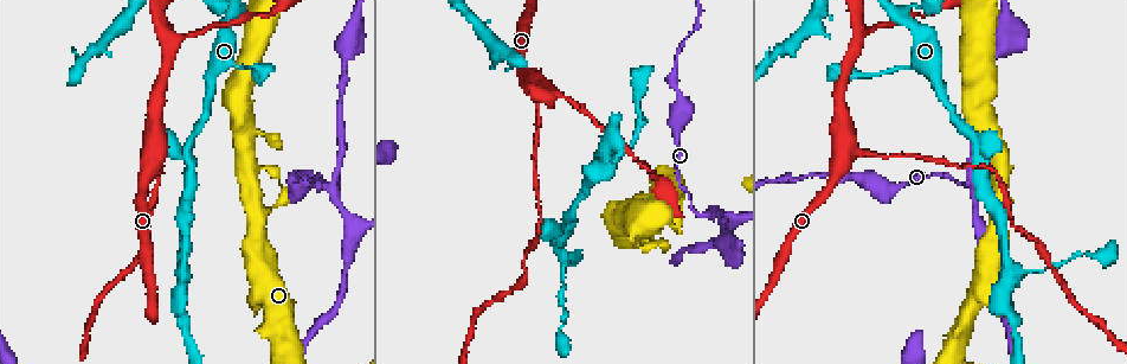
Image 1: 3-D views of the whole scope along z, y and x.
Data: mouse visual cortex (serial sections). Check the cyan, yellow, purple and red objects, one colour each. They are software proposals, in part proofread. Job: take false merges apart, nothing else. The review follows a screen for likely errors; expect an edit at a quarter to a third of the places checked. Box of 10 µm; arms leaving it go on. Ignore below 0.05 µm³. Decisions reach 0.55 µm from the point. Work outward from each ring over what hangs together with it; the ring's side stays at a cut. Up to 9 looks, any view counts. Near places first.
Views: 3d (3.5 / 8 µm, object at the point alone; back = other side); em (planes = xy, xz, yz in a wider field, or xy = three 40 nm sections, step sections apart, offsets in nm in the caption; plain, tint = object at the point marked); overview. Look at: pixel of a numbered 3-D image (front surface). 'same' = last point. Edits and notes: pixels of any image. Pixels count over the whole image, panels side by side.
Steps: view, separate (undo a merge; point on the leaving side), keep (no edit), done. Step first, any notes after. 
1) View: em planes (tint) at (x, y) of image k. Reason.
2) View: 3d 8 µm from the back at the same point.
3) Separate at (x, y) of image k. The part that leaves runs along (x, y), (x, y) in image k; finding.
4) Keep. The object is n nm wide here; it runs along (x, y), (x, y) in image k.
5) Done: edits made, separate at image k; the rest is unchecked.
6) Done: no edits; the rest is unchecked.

View: 3d 8 µm at (326, 185) of image 1. Three-way junction.

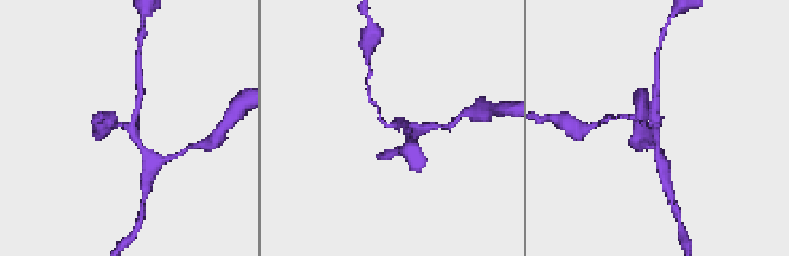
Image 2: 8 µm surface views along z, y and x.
View: 3d 3.5 µm at the same point.

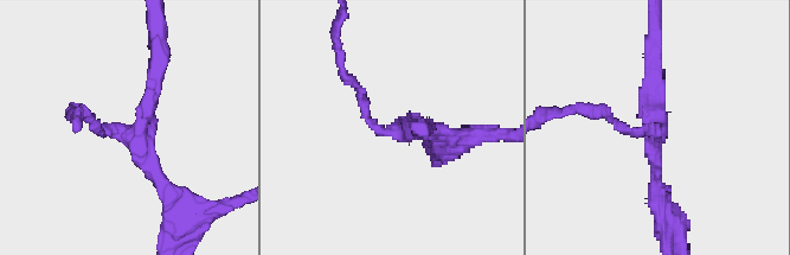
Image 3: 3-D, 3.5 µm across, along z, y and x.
View: em xy step 1 (tint) at (132, 134) of image 3. 3 arms meet here; the arms are 150, 150, 200 nm wide.

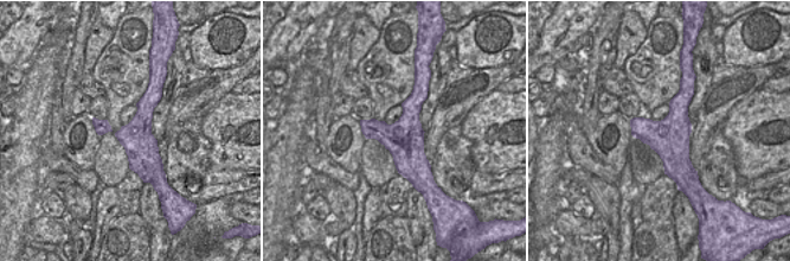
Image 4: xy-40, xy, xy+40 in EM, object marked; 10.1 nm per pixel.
Keep. Continuous, no second cell.

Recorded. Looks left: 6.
View: 3d 3.5 µm at (181, 263) of image 1.

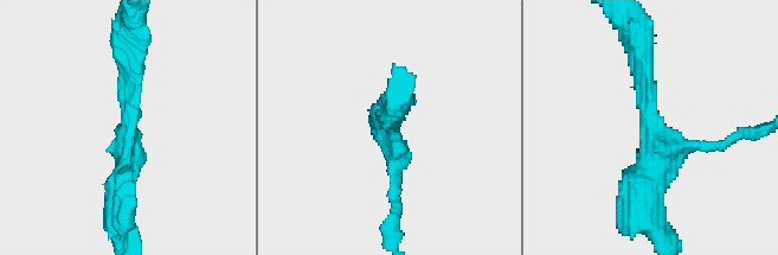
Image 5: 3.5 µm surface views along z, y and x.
View: em xy step 1 (tint) at (389, 131) of image 5. 3 arms meet here; the arms are 150, 200, 250 nm wide.

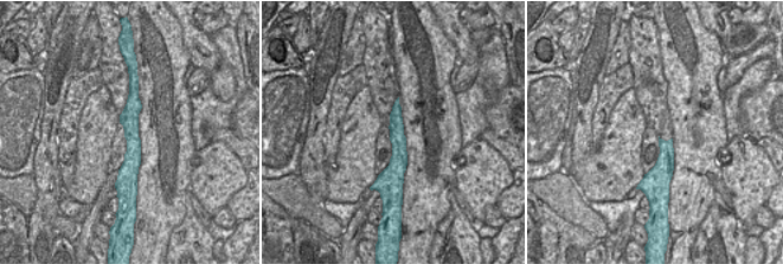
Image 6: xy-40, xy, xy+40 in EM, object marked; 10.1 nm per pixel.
Keep. It runs along (135, 82), (132, 163), (121, 184) in image 6; continuous, no second cell.

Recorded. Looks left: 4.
View: 3d 3.5 µm at (842, 163) of image 1. Thin arm on a thick one.

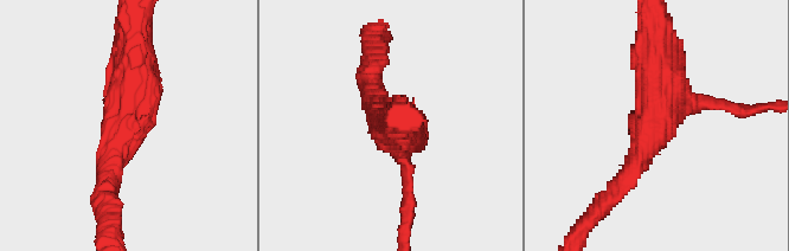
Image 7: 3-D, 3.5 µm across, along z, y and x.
View: em xy step 2 (tint) at (659, 118) of image 7. 3 arms meet here; the arms are 150, 300, 500 nm wide.

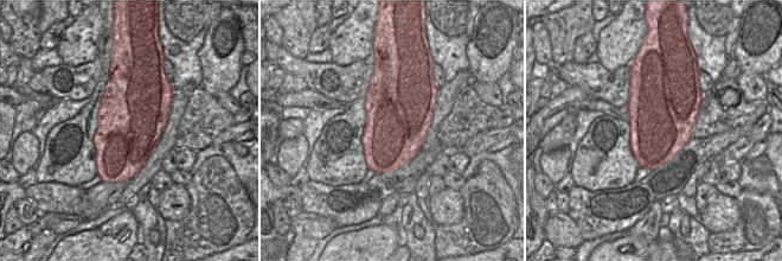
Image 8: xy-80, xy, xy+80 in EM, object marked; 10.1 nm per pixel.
View: em xy step 1 (tint) at the same point. Another direction.

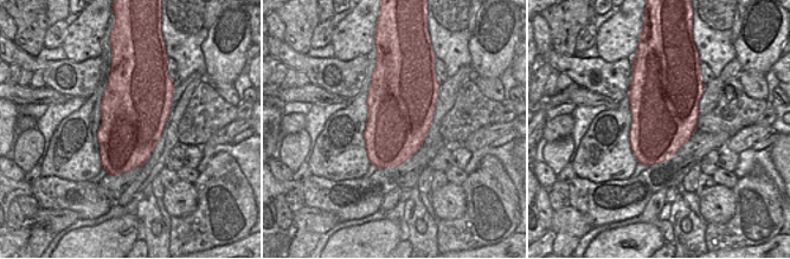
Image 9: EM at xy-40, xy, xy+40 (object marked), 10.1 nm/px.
Keep. It runs along (108, 167), (138, 101), (134, 21) in image 7; continuous, no second cell.

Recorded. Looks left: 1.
Done: no edits; the rest is unchecked.

